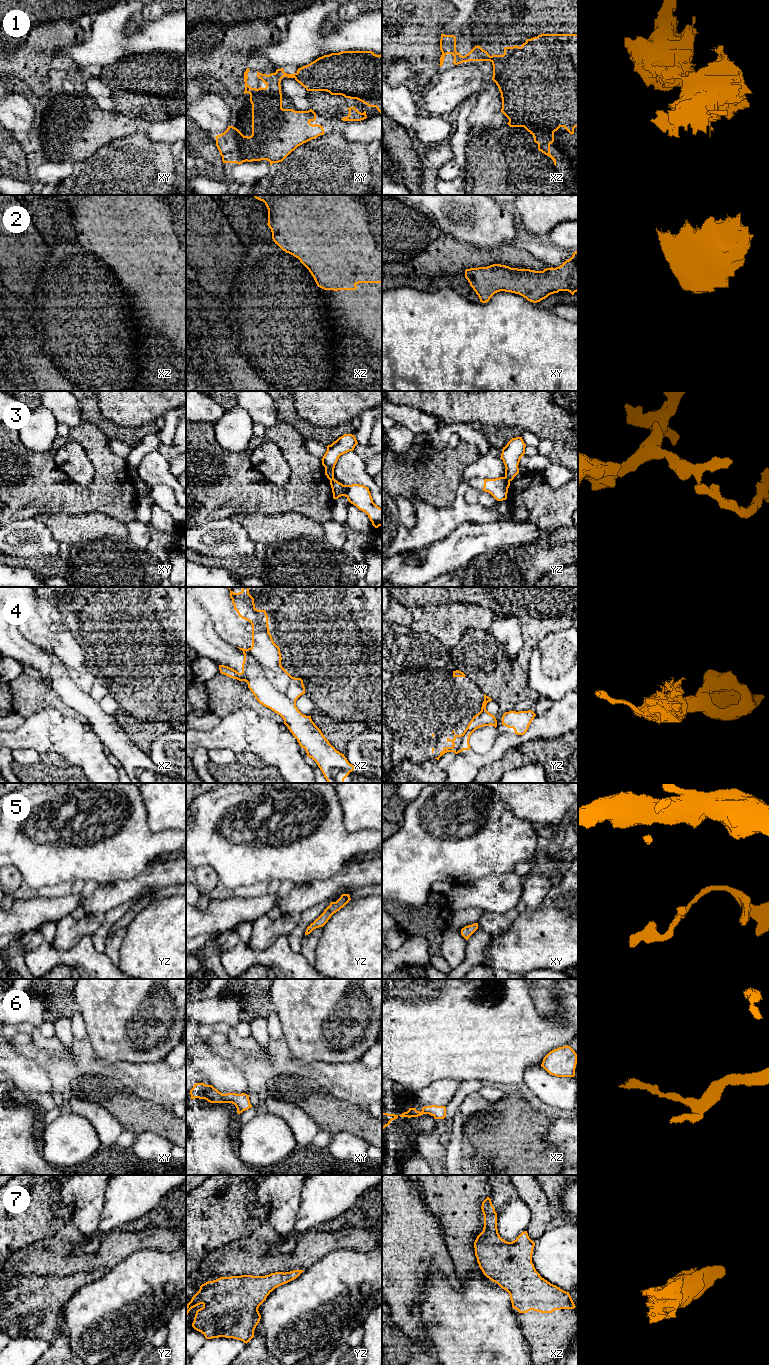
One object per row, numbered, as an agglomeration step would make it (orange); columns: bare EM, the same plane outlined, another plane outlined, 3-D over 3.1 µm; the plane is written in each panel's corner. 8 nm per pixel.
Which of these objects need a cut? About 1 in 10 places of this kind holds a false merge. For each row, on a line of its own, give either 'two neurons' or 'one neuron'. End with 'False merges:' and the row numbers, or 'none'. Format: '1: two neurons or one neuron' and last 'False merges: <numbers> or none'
1: two neurons
2: one neuron
3: two neurons
4: one neuron
5: one neuron
6: one neuron
7: one neuron
False merges: 1, 3

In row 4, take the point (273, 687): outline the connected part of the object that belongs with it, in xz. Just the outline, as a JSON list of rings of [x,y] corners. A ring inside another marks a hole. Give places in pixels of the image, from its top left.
[[[228,587],[230,590],[230,588]],[[242,587],[242,590],[239,593],[234,593],[230,590],[230,598],[234,605],[234,610],[237,611],[239,617],[249,621],[252,625],[252,646],[248,649],[239,648],[243,651],[244,660],[242,663],[242,672],[239,673],[236,670],[219,665],[219,670],[221,674],[224,674],[228,677],[237,679],[239,681],[245,681],[248,684],[248,688],[251,690],[257,701],[263,706],[271,709],[278,715],[280,715],[284,724],[288,727],[293,736],[297,739],[299,745],[305,749],[307,756],[312,758],[322,771],[324,777],[328,783],[344,783],[344,779],[349,775],[350,772],[355,770],[357,767],[350,764],[344,754],[337,751],[325,738],[321,730],[315,725],[312,721],[311,716],[303,715],[298,708],[296,707],[296,700],[303,694],[305,694],[305,687],[303,680],[301,678],[292,677],[281,665],[281,653],[280,648],[277,646],[271,634],[269,633],[268,626],[268,616],[265,610],[258,610],[255,608],[254,598],[249,594],[249,587]]]

